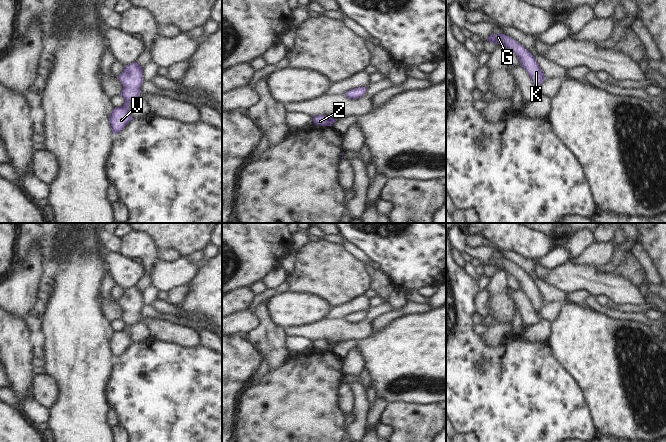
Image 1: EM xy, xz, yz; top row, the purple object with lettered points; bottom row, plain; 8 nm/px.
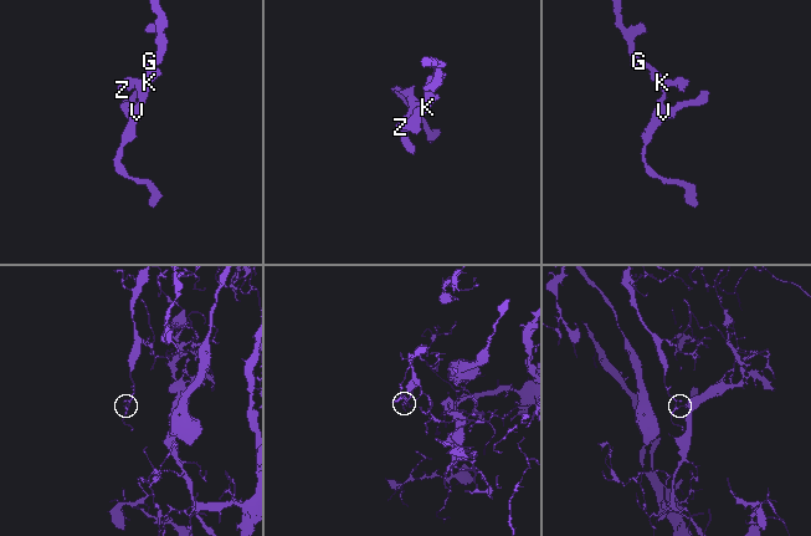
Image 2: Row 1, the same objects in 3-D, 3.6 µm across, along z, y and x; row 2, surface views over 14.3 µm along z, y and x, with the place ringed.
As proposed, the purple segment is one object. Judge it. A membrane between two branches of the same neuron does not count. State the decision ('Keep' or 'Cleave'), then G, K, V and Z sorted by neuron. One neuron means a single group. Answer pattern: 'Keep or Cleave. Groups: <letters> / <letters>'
Keep. Groups: G K V Z

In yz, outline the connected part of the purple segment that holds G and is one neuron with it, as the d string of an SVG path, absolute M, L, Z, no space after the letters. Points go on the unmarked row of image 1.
M492 258L488 261L487 265L495 268L502 268L508 275L513 275L517 279L521 290L527 295L541 318L539 310L546 302L536 282L526 272L505 258Z

